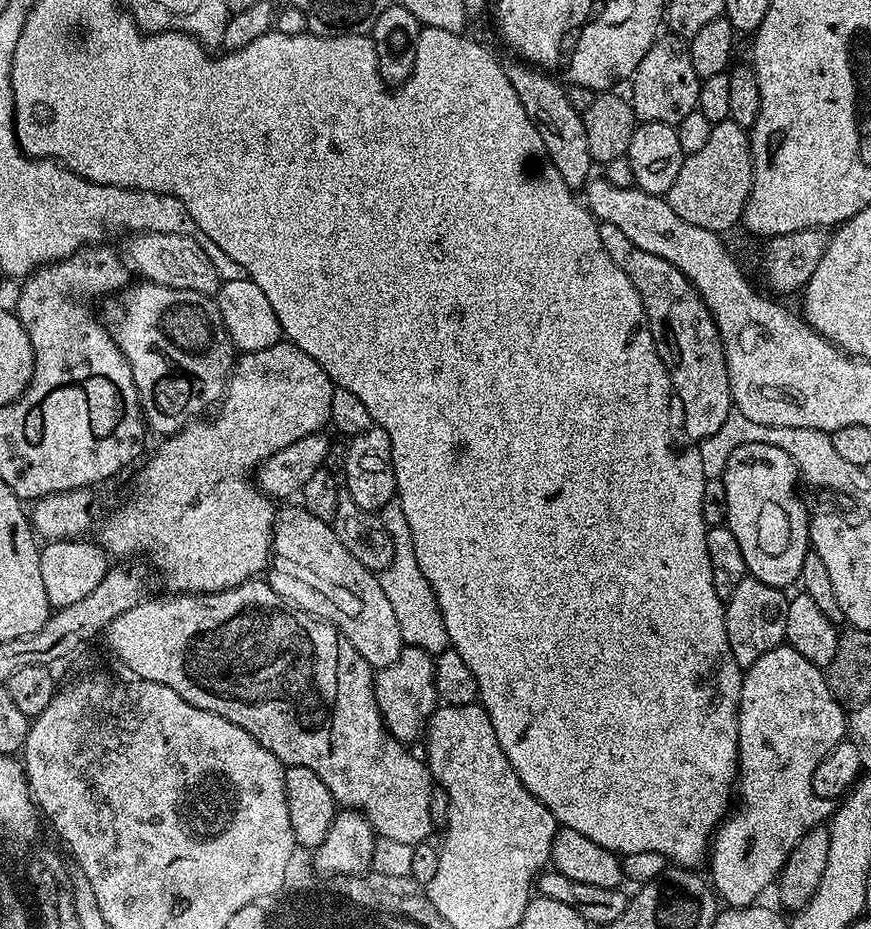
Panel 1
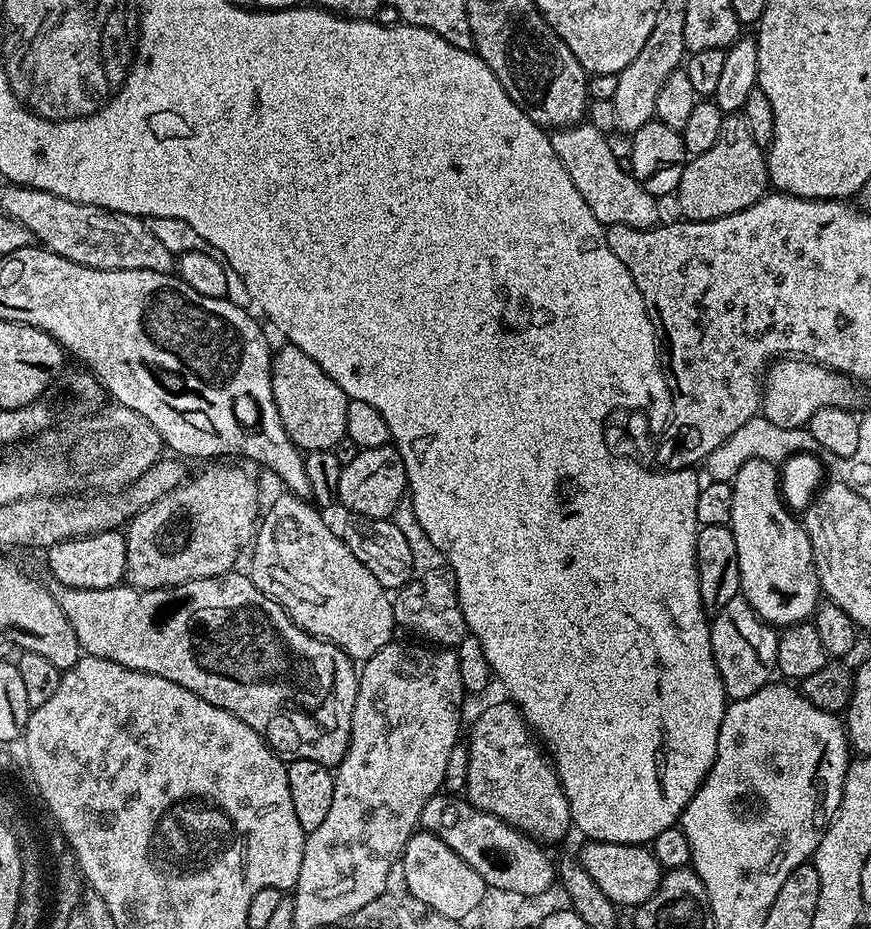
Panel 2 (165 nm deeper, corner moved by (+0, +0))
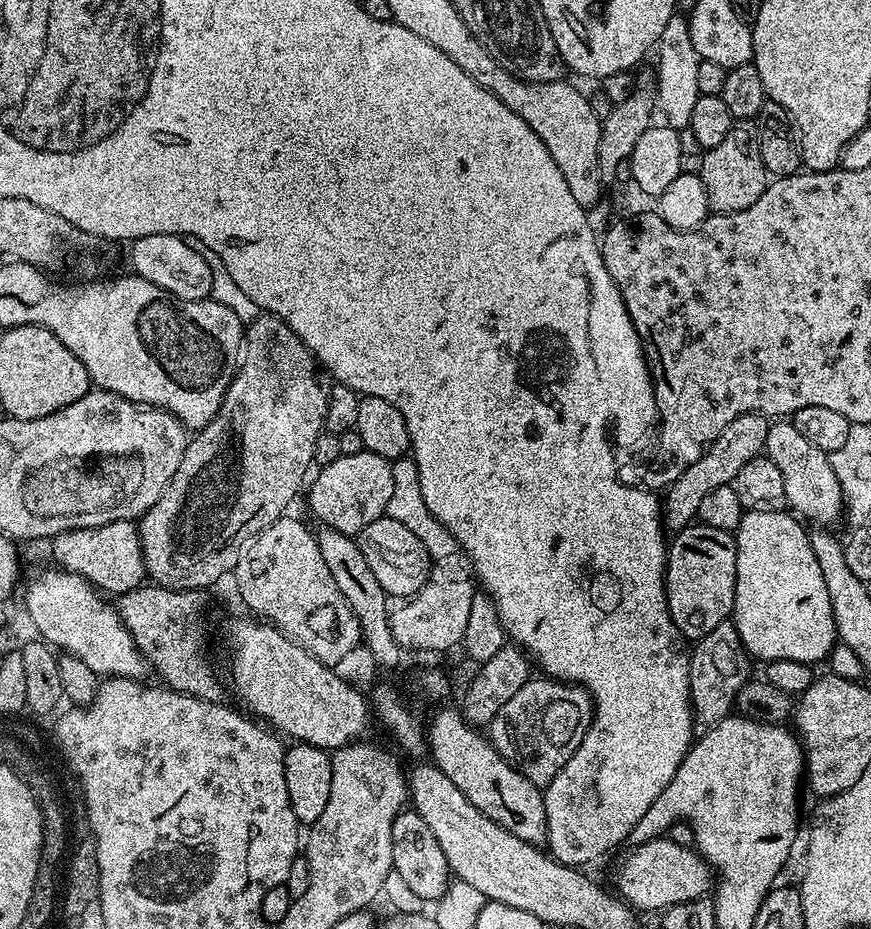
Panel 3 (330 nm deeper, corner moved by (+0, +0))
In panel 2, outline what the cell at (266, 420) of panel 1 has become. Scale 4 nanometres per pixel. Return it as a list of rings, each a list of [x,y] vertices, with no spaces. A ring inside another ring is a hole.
[[[285,343],[284,348],[277,347],[272,357],[272,393],[274,402],[278,406],[278,414],[282,420],[282,426],[286,434],[292,440],[303,442],[303,440],[327,440],[333,442],[346,436],[346,406],[348,405],[348,396],[302,350],[298,350],[293,344]]]

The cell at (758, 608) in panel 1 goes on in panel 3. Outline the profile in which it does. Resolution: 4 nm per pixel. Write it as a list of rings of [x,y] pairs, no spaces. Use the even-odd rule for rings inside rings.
[[[725,622],[714,626],[710,634],[695,641],[688,657],[690,666],[690,698],[692,699],[692,715],[700,726],[711,726],[722,722],[736,707],[736,695],[742,686],[747,684],[753,661],[744,648],[742,638],[736,625]]]

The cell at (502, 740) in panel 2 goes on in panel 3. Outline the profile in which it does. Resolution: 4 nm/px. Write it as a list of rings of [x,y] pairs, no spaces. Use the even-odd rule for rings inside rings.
[[[551,678],[539,679],[528,679],[522,688],[498,710],[498,714],[495,714],[490,725],[490,731],[492,731],[490,739],[496,748],[496,753],[503,760],[514,762],[514,767],[523,776],[530,778],[530,782],[547,786],[554,778],[554,774],[558,774],[558,770],[562,770],[562,766],[570,762],[574,750],[578,750],[582,738],[592,727],[594,709],[591,696],[582,686],[569,686]]]

